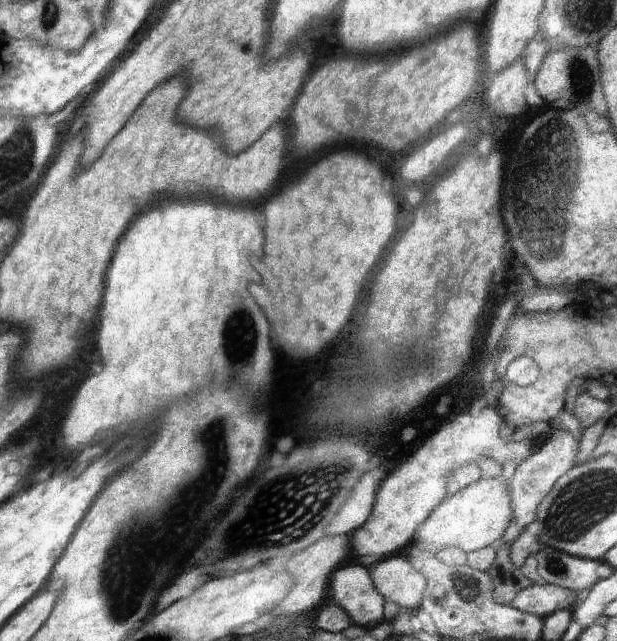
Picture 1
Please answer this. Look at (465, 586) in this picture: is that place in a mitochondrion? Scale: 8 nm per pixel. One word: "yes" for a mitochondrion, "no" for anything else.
yes

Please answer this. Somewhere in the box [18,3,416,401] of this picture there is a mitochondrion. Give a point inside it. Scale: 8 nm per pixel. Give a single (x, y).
(240, 326)

